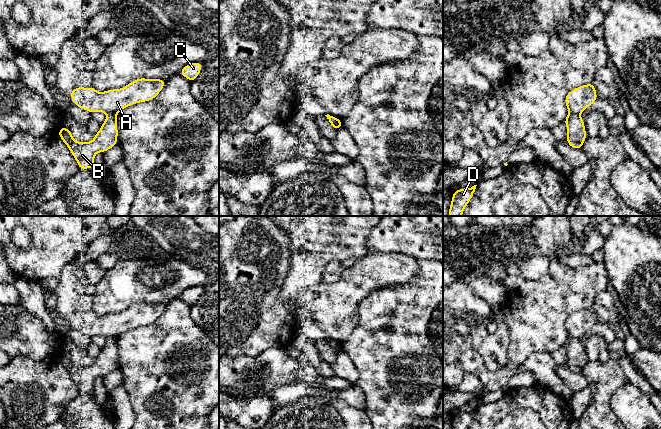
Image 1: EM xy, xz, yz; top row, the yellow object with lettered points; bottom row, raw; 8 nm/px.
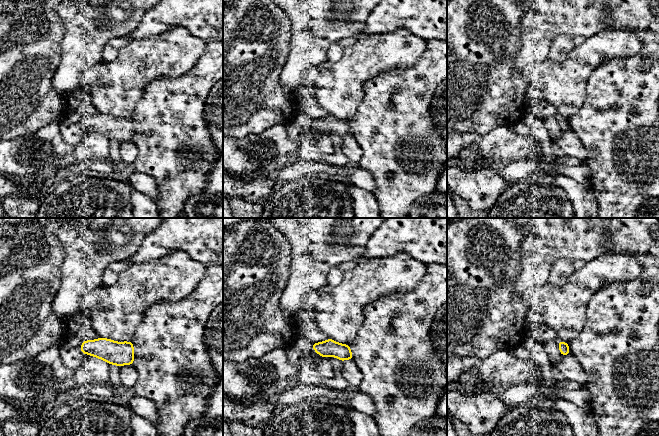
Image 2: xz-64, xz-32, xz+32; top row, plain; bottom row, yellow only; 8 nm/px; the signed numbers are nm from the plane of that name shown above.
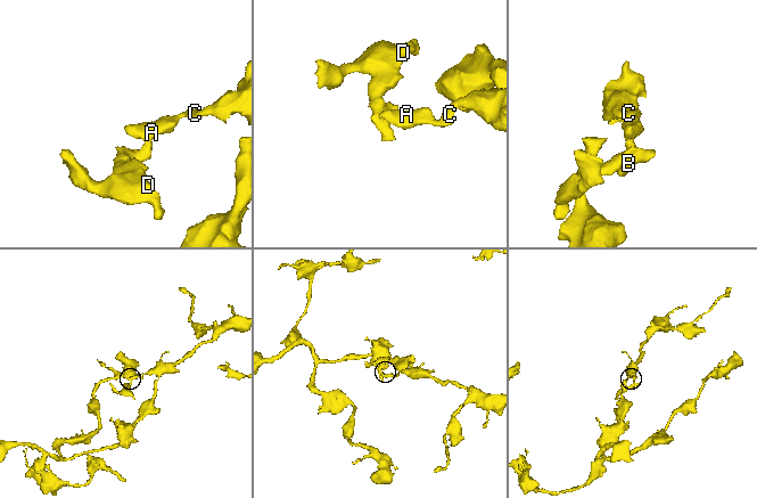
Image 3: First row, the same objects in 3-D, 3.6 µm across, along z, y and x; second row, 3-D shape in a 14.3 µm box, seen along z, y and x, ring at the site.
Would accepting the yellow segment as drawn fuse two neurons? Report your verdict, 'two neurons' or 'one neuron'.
two neurons

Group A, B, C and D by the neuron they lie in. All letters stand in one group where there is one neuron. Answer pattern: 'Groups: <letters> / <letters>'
Groups: A C / B D

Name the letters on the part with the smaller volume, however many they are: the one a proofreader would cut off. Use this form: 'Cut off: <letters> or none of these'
Cut off: B, D

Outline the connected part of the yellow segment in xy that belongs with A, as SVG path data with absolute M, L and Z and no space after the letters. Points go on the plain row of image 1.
M136 303L125 311L97 316L95 312L77 311L70 317L74 329L89 335L117 338L122 333L153 324L164 312L163 303Z

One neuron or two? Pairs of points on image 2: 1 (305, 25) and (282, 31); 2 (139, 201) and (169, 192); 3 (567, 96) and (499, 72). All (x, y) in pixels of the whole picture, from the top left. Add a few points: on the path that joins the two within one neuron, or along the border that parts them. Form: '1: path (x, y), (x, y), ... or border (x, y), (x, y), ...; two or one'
1: border (282, 10), (288, 17), (291, 26), (289, 52); two
2: border (155, 203), (158, 207); two
3: border (524, 76), (530, 84); two

